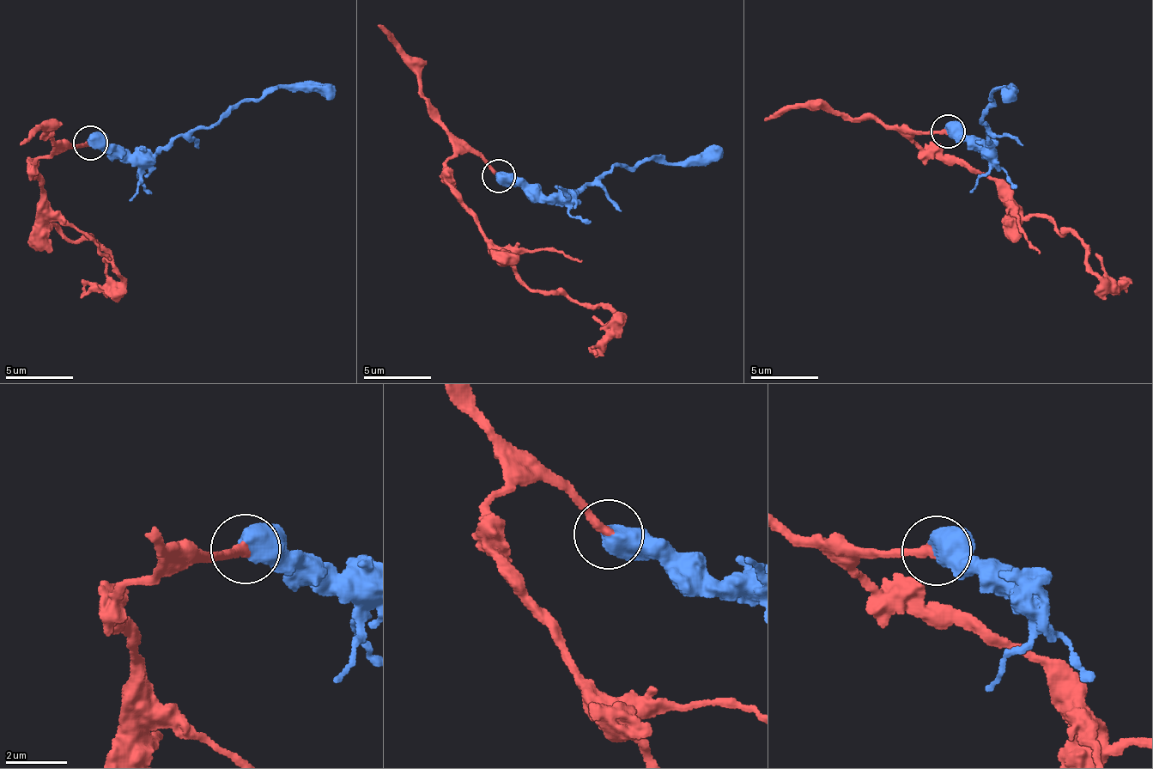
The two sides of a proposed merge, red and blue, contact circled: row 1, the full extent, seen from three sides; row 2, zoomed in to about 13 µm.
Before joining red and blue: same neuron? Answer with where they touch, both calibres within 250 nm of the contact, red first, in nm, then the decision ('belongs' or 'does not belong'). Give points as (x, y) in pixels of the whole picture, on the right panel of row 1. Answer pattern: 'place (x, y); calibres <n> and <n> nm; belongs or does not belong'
place (948, 131); calibres 280 and 700 nm; belongs

